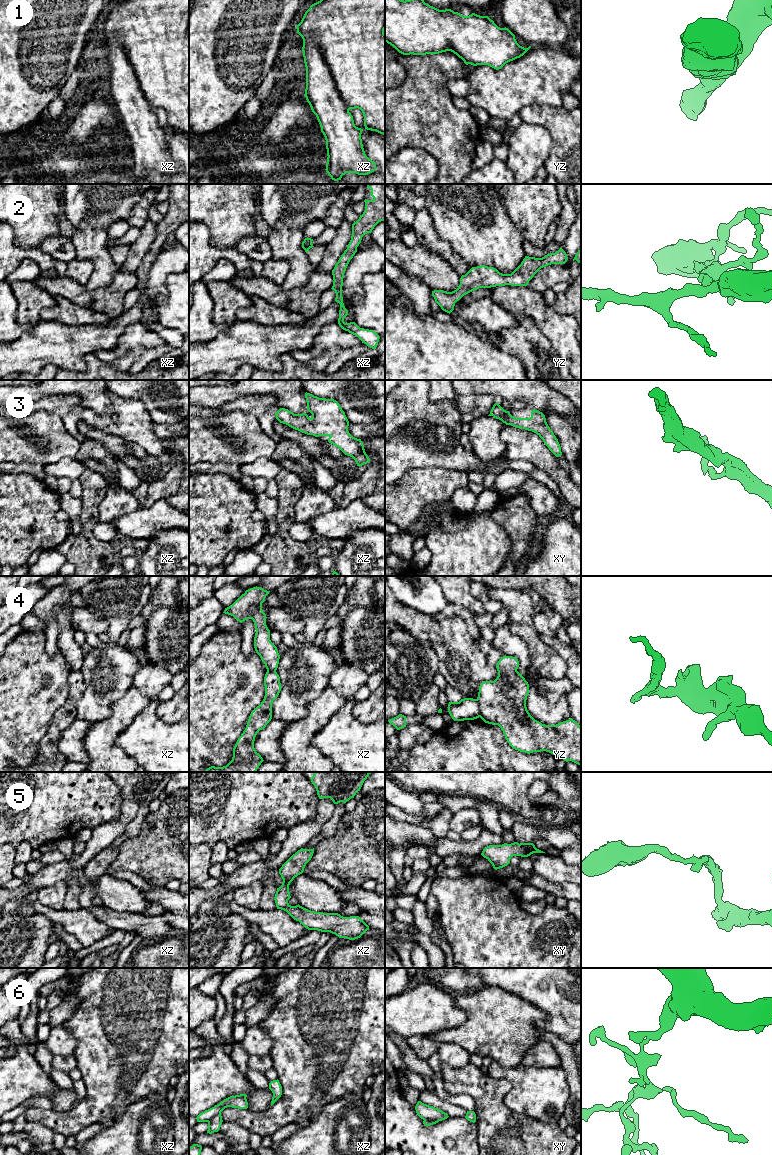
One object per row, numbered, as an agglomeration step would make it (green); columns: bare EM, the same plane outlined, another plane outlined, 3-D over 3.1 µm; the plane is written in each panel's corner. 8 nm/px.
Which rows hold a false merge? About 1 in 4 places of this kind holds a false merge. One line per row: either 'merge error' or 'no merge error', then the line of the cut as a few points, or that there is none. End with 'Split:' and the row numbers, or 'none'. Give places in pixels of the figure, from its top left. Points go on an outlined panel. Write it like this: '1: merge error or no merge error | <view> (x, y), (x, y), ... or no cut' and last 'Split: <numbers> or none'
1: no merge error | no cut
2: no merge error | no cut
3: no merge error | no cut
4: merge error | yz (476, 699), (479, 705), (480, 716)
5: no merge error | no cut
6: merge error | xy (424, 1119), (441, 1120)
Split: 4, 6

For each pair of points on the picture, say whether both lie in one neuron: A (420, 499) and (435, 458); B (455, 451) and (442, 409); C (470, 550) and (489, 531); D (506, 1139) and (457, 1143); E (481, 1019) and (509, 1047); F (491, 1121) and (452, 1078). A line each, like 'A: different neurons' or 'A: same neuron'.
A: different neurons
B: same neuron
C: same neuron
D: different neurons
E: same neuron
F: same neuron

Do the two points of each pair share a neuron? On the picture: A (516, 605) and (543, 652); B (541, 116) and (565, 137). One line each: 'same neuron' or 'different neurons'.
A: same neuron
B: same neuron

